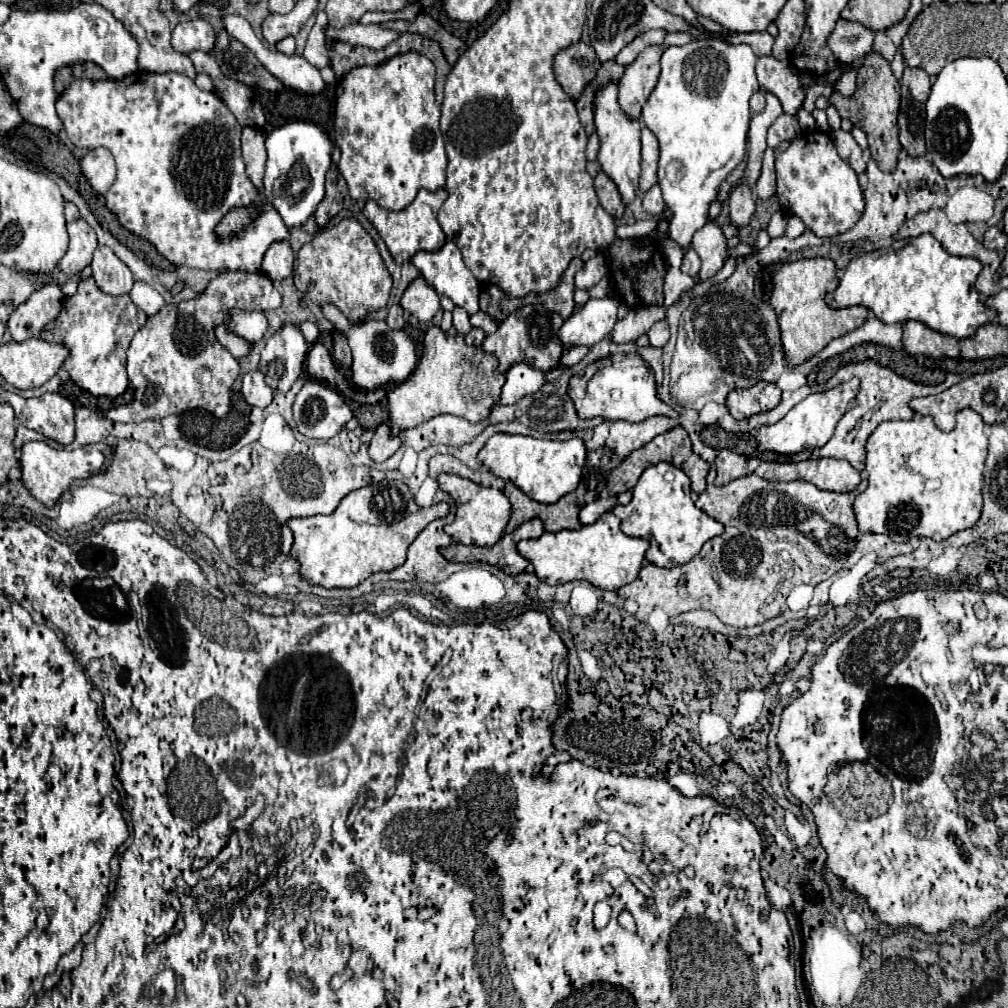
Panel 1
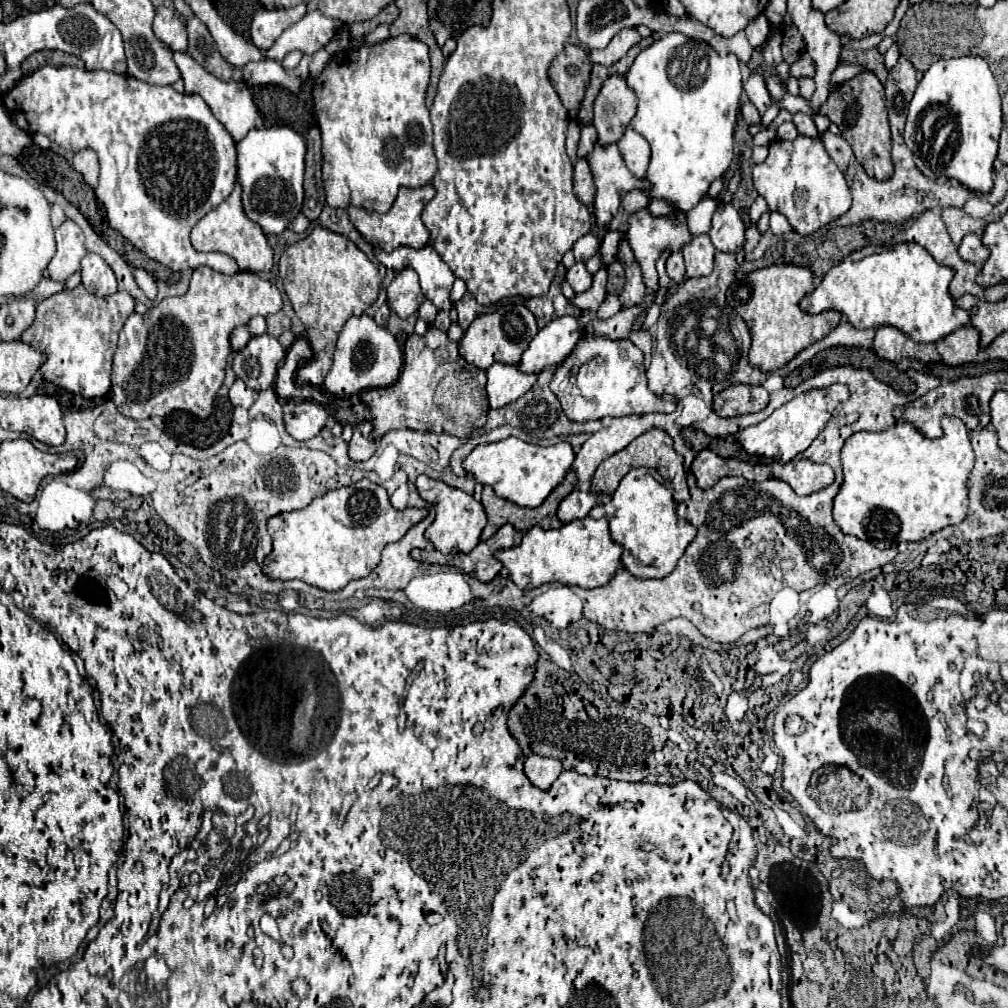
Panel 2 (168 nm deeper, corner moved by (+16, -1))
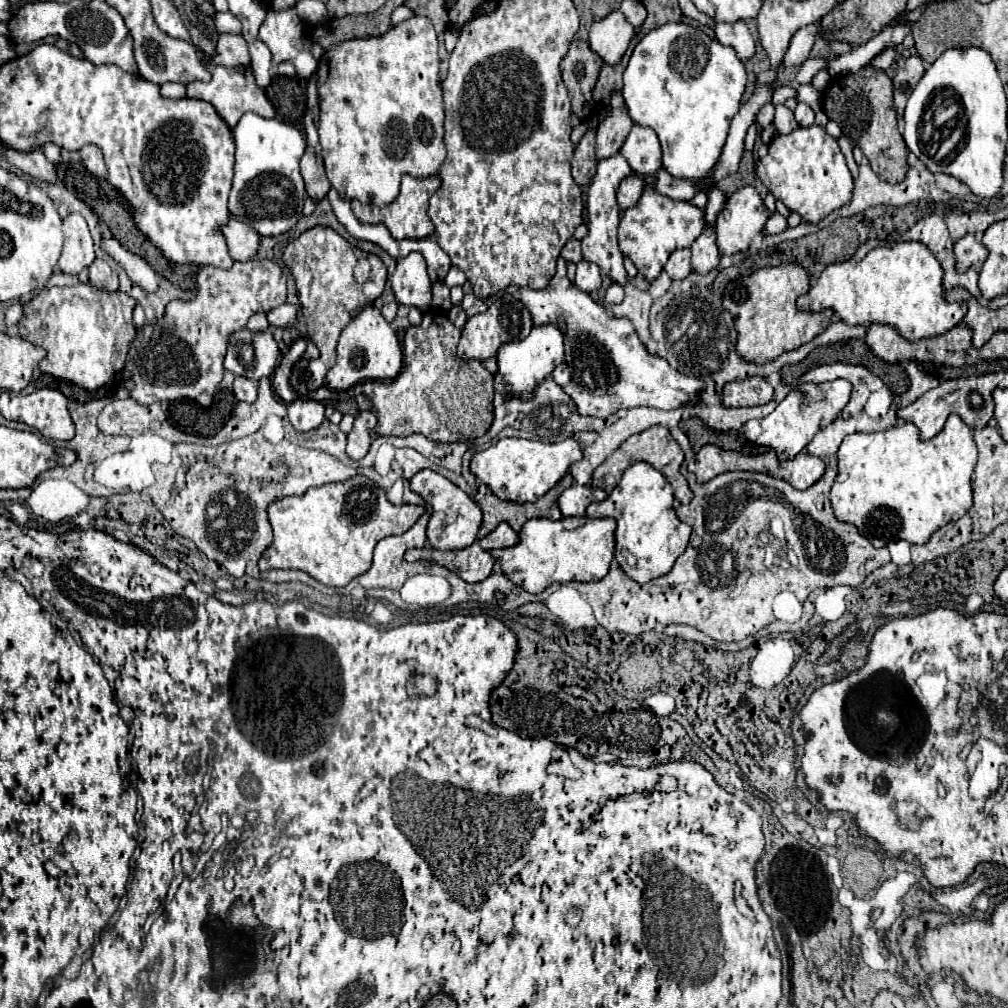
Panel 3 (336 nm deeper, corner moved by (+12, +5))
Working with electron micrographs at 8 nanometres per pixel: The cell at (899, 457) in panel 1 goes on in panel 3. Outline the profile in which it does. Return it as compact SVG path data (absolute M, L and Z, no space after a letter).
M948 416L940 434L932 440L918 440L918 428L912 422L896 424L882 432L848 434L838 450L838 476L830 490L830 502L840 522L854 524L872 546L882 548L894 540L924 544L948 522L962 518L972 508L972 470L976 466L978 448L972 438L972 428L960 416Z

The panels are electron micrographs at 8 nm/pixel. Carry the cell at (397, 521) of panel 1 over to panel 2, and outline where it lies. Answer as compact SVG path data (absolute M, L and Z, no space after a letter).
M362 478L352 486L342 486L314 498L302 510L272 516L268 532L274 540L274 550L272 558L264 560L262 572L276 580L298 578L328 592L342 590L350 580L366 578L380 562L380 550L390 542L398 542L426 516L426 508L394 510L386 490Z

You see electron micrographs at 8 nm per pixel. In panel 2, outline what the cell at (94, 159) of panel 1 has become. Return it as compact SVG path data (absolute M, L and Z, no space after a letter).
M80 150L74 154L74 160L72 160L72 166L84 176L84 180L96 188L98 184L98 158L96 158L96 152L94 150Z

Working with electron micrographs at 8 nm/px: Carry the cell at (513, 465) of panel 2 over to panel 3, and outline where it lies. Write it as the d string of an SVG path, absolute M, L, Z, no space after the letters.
M500 438L490 448L472 456L470 470L486 486L490 486L490 490L502 500L536 502L556 482L560 482L562 476L568 472L568 468L580 458L582 448L574 438L556 444L544 444L538 440L524 440L524 438Z

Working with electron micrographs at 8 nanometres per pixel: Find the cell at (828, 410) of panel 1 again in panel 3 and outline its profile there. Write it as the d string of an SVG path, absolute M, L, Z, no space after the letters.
M832 380L824 384L802 384L794 388L778 406L772 414L760 420L748 420L744 424L744 436L758 444L758 446L768 446L776 450L780 460L790 460L794 458L804 446L810 444L810 440L826 428L838 414L840 410L848 404L852 392L852 384L848 380Z

